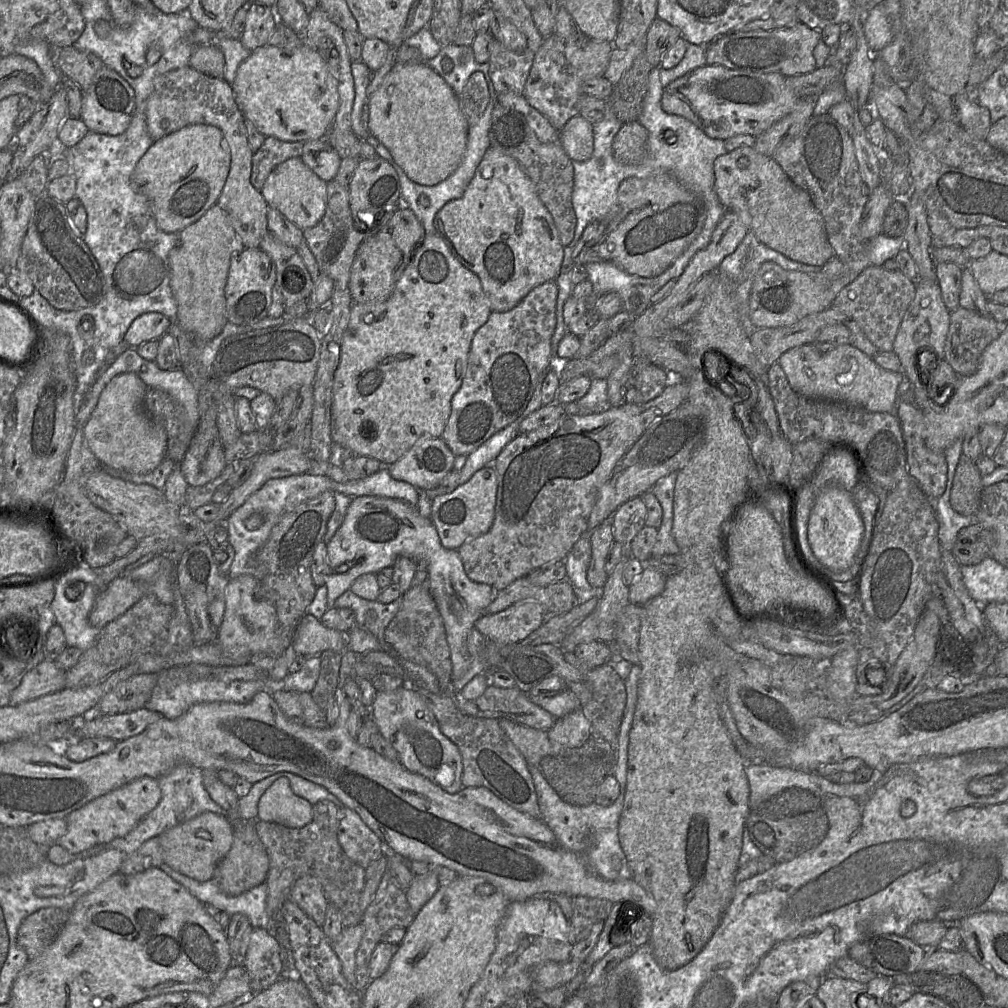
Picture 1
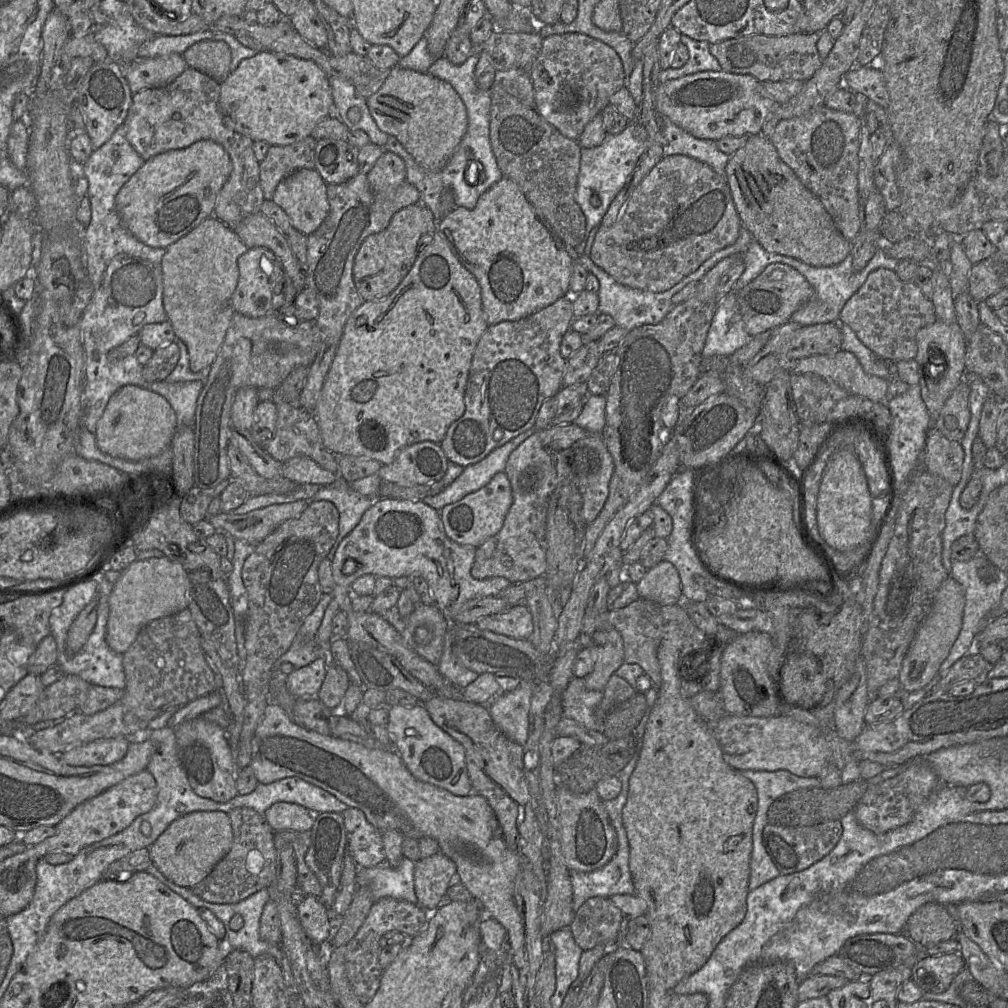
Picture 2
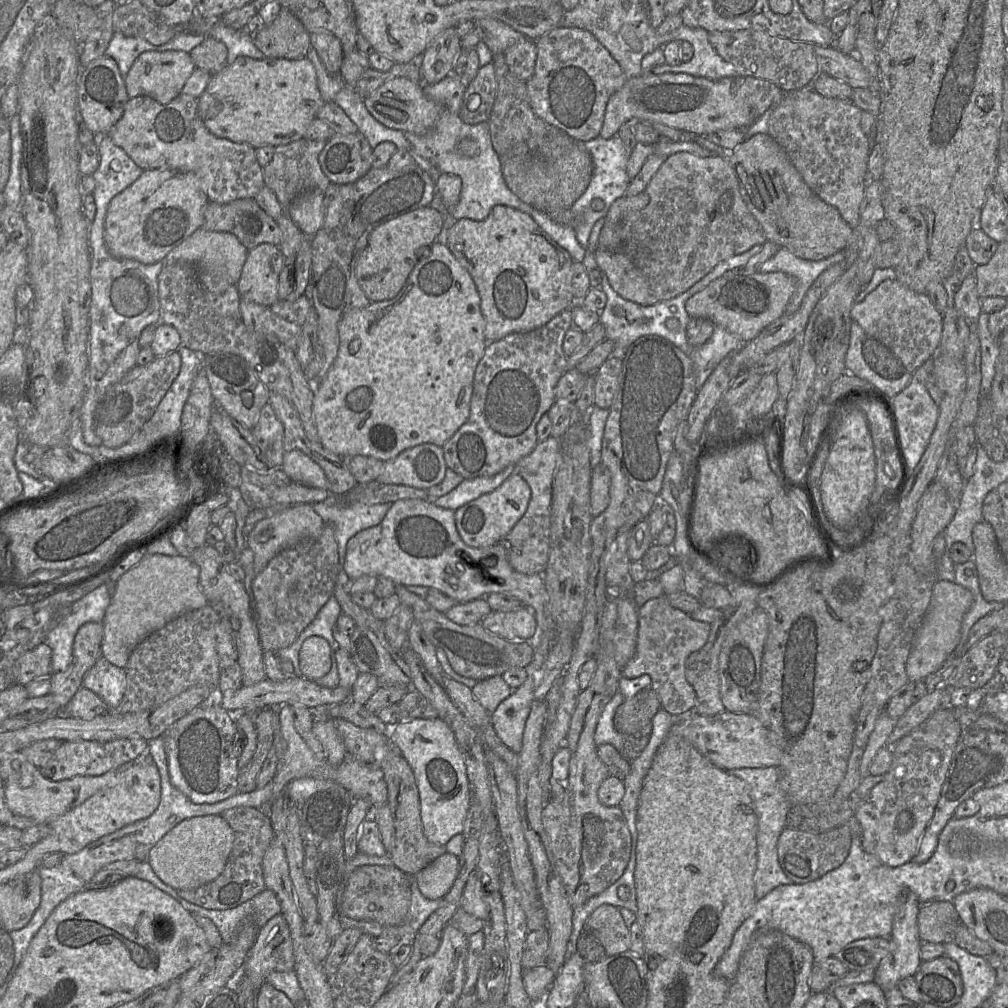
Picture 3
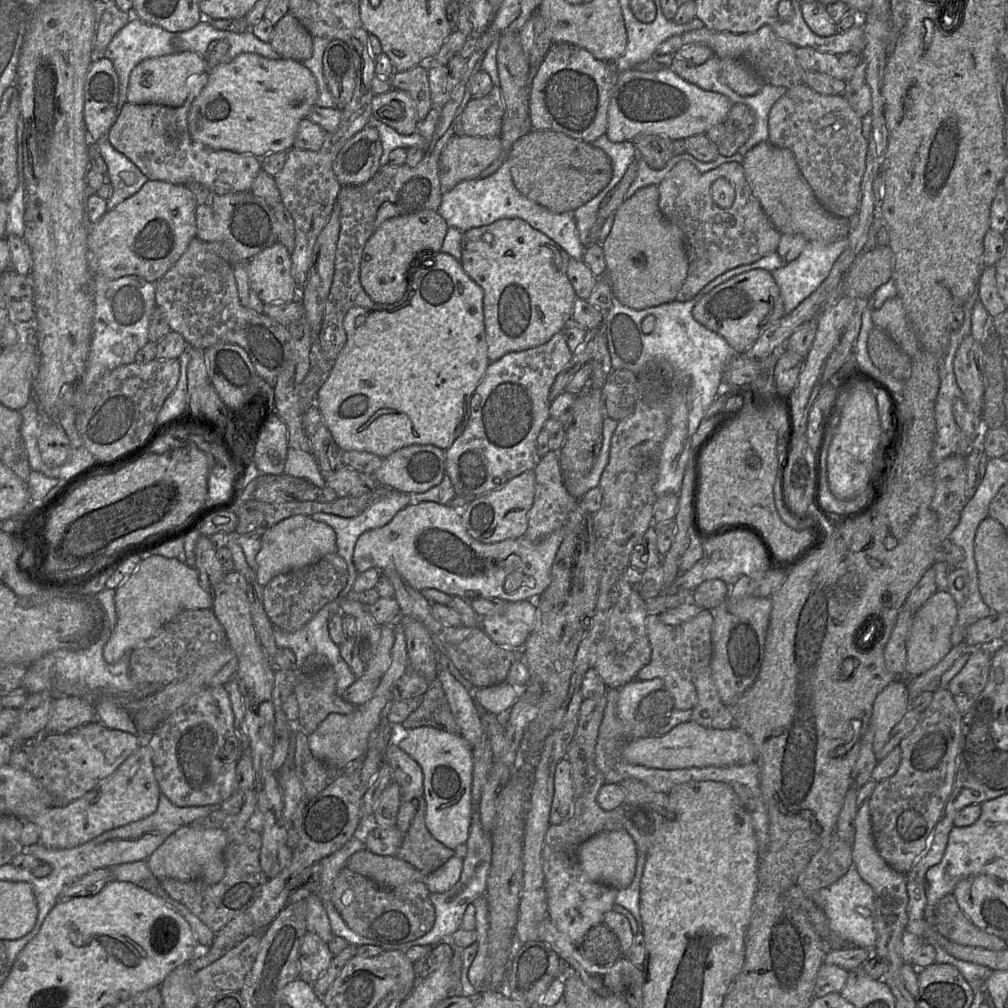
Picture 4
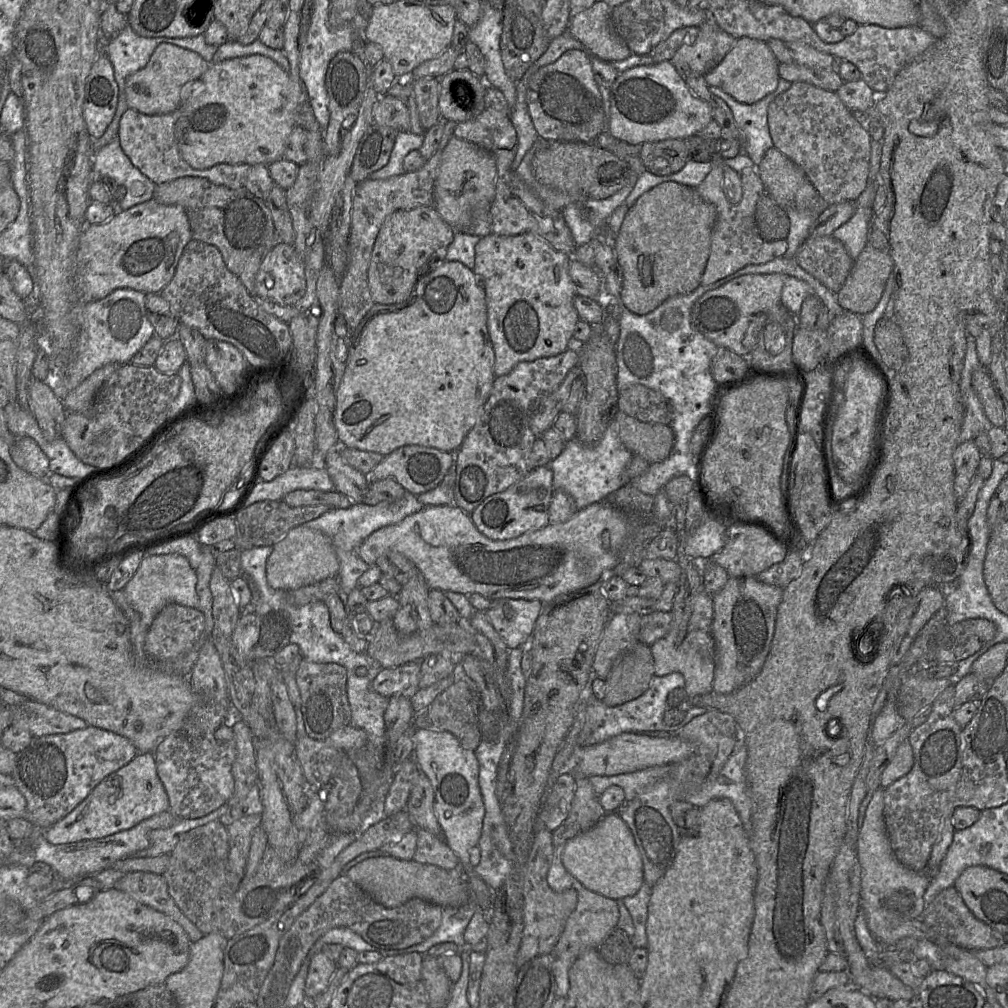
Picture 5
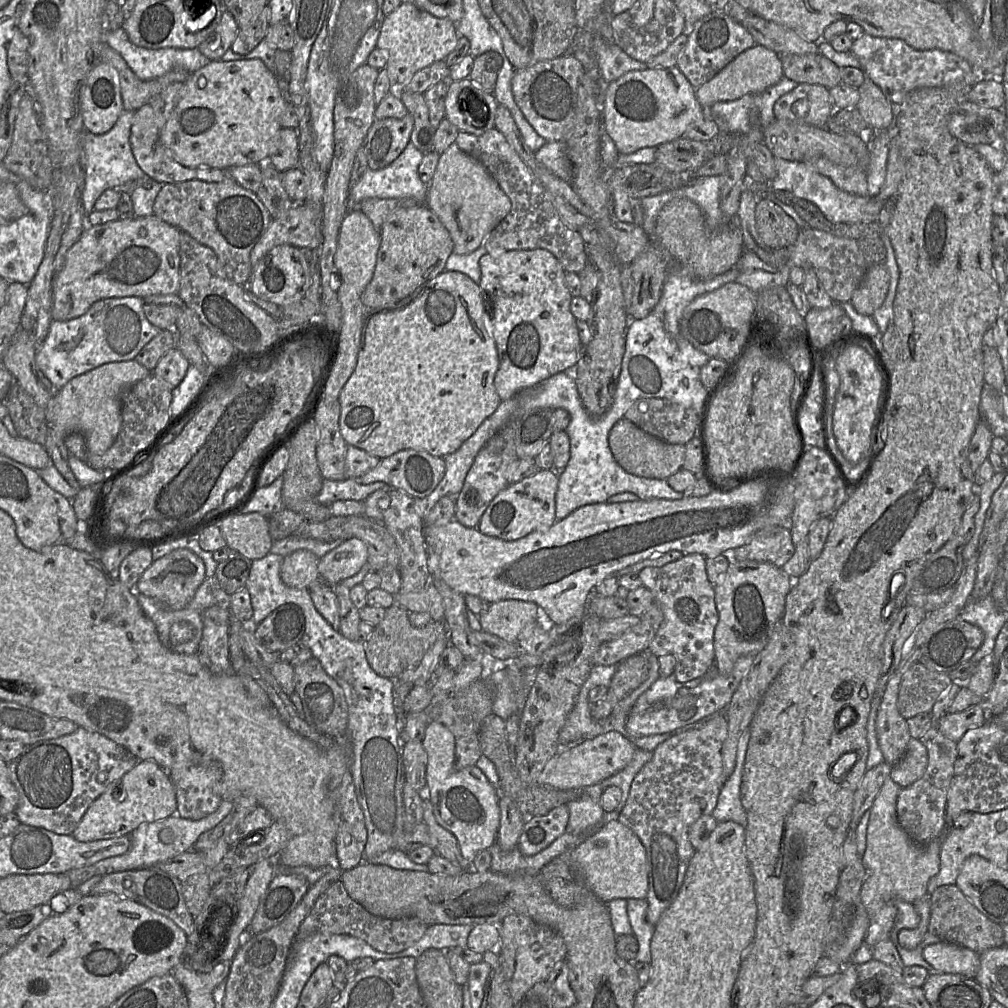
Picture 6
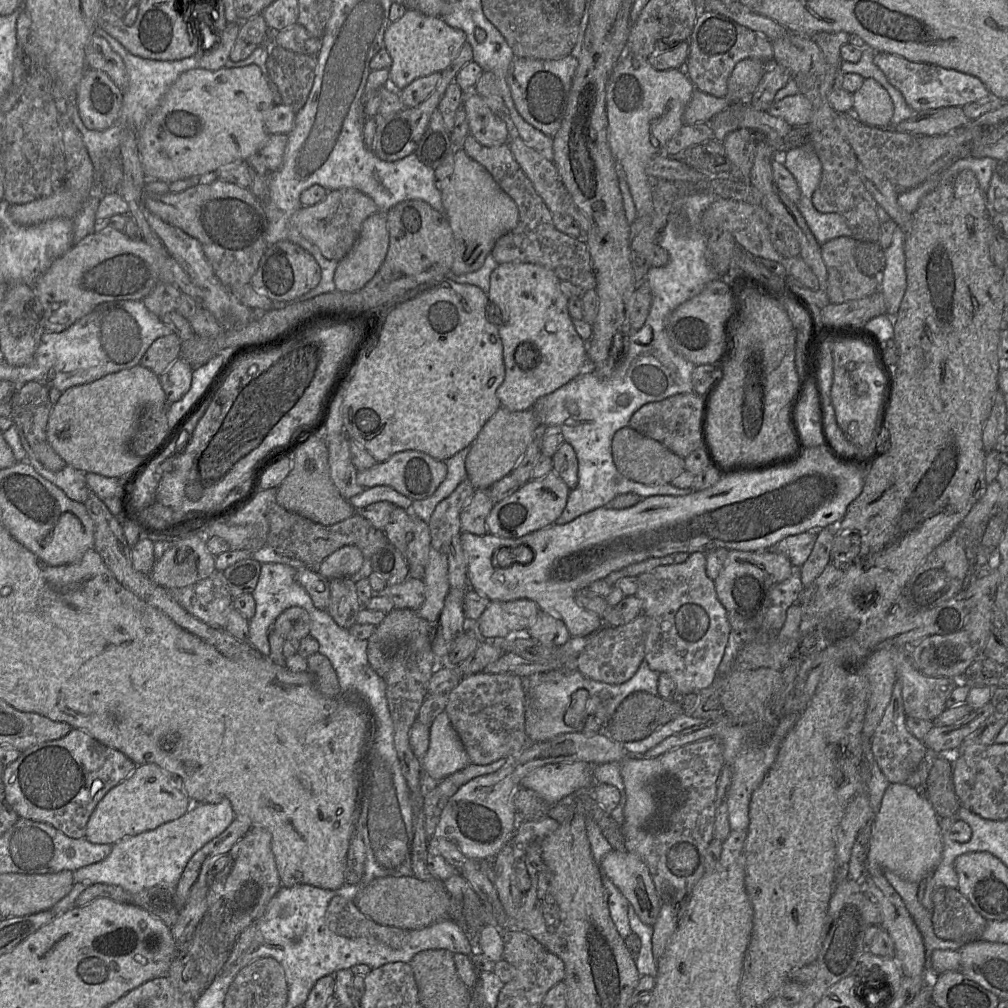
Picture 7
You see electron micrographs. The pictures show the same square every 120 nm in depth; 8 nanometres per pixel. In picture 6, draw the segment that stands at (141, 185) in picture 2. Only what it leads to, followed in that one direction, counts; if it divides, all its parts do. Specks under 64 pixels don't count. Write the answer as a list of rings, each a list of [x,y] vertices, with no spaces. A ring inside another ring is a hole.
[[[155,215],[117,219],[87,226],[68,250],[63,267],[52,280],[52,320],[67,321],[85,314],[97,301],[107,298],[177,294],[180,286],[179,239],[181,230]]]

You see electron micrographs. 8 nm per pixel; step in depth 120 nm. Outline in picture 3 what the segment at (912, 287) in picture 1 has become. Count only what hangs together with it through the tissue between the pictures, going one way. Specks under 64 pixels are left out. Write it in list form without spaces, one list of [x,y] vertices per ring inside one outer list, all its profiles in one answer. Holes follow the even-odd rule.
[[[897,279],[881,282],[851,309],[851,318],[865,333],[883,343],[910,372],[914,373],[940,349],[943,315],[926,293],[917,293]]]

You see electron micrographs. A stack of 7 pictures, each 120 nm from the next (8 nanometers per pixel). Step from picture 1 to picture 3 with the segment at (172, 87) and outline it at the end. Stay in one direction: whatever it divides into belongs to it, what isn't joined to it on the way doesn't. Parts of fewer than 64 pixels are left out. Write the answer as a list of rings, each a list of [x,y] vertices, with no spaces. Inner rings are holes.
[[[196,68],[186,81],[181,93],[168,104],[161,104],[149,96],[131,98],[125,106],[122,117],[107,135],[143,171],[166,169],[193,174],[209,202],[226,204],[242,198],[254,199],[264,186],[263,168],[257,161],[256,149],[246,143],[237,143],[213,135],[199,117],[198,103],[211,78],[212,75],[209,72]]]

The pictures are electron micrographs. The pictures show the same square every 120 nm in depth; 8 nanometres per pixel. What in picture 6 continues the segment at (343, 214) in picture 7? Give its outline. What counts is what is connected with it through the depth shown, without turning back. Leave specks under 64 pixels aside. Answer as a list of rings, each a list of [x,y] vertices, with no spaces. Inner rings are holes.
[[[294,204],[271,224],[250,253],[254,266],[273,247],[289,244],[298,248],[316,250],[322,243],[322,204]]]

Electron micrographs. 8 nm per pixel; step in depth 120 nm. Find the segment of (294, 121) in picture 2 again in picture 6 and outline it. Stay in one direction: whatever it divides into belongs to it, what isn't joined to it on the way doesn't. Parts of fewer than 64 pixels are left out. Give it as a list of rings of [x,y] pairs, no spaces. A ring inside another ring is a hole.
[[[261,59],[210,61],[206,66],[191,73],[184,84],[184,94],[181,96],[180,100],[178,101],[175,109],[173,110],[171,116],[169,117],[160,134],[161,143],[171,151],[173,158],[179,164],[188,168],[218,169],[229,169],[231,167],[248,164],[262,165],[266,163],[268,158],[278,150],[279,134],[282,129],[281,118],[289,101],[279,86],[279,78],[276,76],[275,73],[273,73],[267,68],[265,63]]]

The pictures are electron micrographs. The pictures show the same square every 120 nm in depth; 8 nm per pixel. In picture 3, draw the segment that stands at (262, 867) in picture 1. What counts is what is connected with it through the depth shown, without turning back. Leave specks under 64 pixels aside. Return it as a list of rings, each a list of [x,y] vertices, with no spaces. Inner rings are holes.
[[[237,807],[226,810],[220,815],[234,832],[232,849],[223,872],[212,882],[198,888],[178,890],[181,898],[210,910],[235,908],[265,890],[262,861],[275,837],[270,817],[260,809]]]

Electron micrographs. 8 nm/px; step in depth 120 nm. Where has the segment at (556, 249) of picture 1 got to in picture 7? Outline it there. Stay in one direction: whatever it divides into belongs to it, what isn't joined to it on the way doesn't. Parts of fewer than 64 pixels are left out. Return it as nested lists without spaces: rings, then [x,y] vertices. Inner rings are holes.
[[[522,262],[502,263],[491,273],[490,289],[487,293],[490,304],[497,312],[497,325],[499,326],[499,336],[503,344],[503,359],[505,364],[505,378],[503,383],[497,389],[496,395],[500,400],[501,406],[510,411],[524,411],[532,409],[534,404],[543,396],[550,394],[577,377],[582,371],[588,368],[588,342],[584,341],[577,333],[572,318],[568,311],[568,300],[560,289],[561,280],[555,273],[541,265]]]

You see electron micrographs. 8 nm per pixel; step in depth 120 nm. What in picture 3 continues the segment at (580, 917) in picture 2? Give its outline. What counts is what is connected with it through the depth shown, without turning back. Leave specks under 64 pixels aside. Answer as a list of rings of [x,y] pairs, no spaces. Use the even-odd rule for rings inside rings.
[[[613,905],[597,907],[586,919],[585,930],[596,937],[608,956],[630,950],[630,931],[619,908]]]

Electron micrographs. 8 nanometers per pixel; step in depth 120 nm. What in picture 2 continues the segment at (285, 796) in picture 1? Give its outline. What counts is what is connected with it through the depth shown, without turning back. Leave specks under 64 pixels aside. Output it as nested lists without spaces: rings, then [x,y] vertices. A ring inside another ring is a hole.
[[[274,803],[263,815],[275,832],[311,831],[314,823],[314,813],[307,808],[294,803]]]

